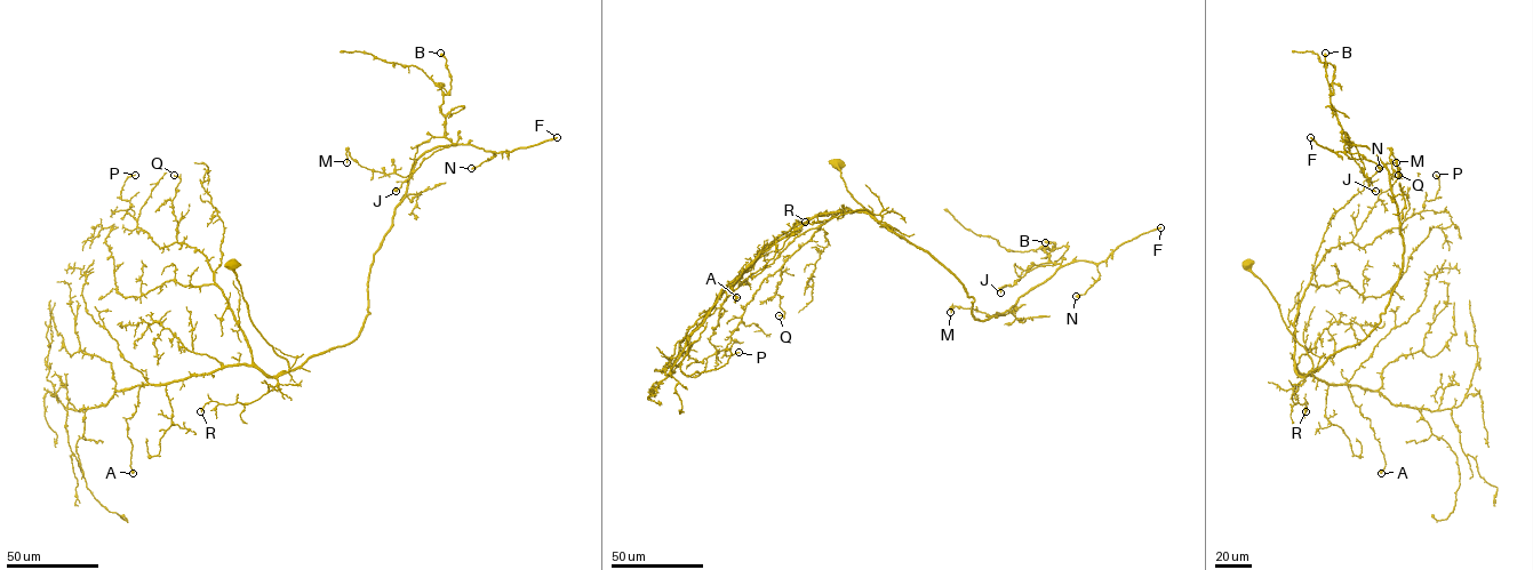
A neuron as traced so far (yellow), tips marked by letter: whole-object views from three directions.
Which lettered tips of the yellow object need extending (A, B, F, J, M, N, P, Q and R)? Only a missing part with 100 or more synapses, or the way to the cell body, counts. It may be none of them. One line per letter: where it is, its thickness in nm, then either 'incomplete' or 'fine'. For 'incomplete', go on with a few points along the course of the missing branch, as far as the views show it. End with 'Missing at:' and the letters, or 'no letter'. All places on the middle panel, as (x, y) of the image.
A: place (736, 297); calibre 600 nm; fine
B: place (1045, 242); calibre 550 nm; fine
F: place (1160, 227); calibre 360 nm; incomplete
J: place (1000, 292); calibre 160 nm; fine
M: place (950, 312); calibre 240 nm; fine
N: place (1076, 296); calibre 300 nm; fine
P: place (739, 352); calibre 190 nm; fine
Q: place (779, 315); calibre 130 nm; fine
R: place (805, 222); calibre 120 nm; fine
Missing at: F

